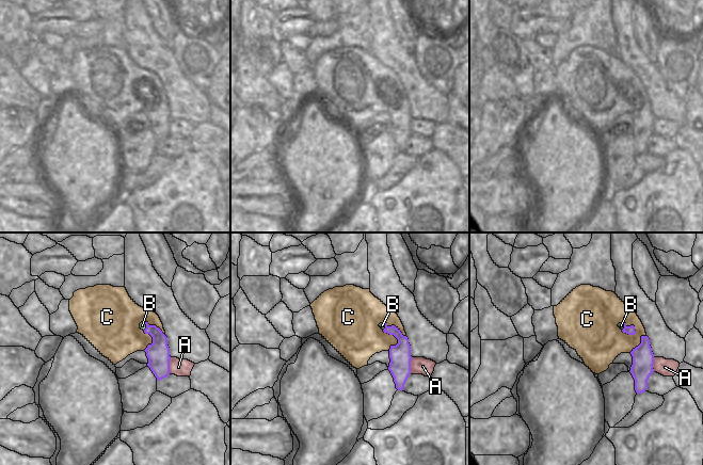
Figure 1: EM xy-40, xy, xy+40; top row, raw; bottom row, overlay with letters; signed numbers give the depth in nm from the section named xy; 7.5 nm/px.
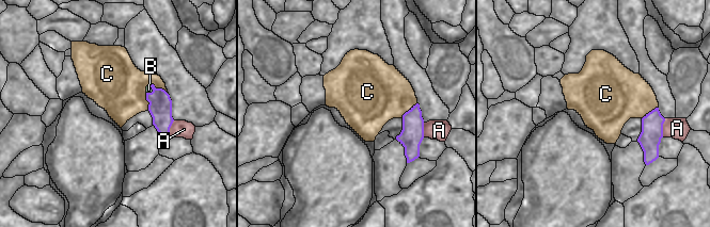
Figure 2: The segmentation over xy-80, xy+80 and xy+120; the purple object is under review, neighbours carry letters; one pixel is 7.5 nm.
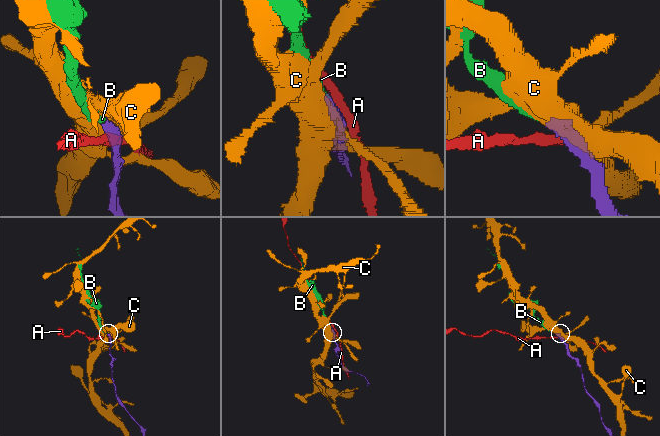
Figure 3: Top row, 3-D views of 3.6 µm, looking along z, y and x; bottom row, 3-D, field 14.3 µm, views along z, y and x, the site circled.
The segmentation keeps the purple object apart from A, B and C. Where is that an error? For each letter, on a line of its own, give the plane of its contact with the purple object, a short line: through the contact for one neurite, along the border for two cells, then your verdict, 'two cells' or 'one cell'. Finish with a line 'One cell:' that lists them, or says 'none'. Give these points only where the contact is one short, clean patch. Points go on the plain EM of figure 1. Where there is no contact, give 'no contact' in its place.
A: contact in xy-40; line xy-40 (172, 118), (169, 134); two cells
B: contact in xy-40; line xy-40 (158, 114), (158, 99), (146, 87), (142, 86); one cell
C: contact in xy+40; two cells
One cell: B

